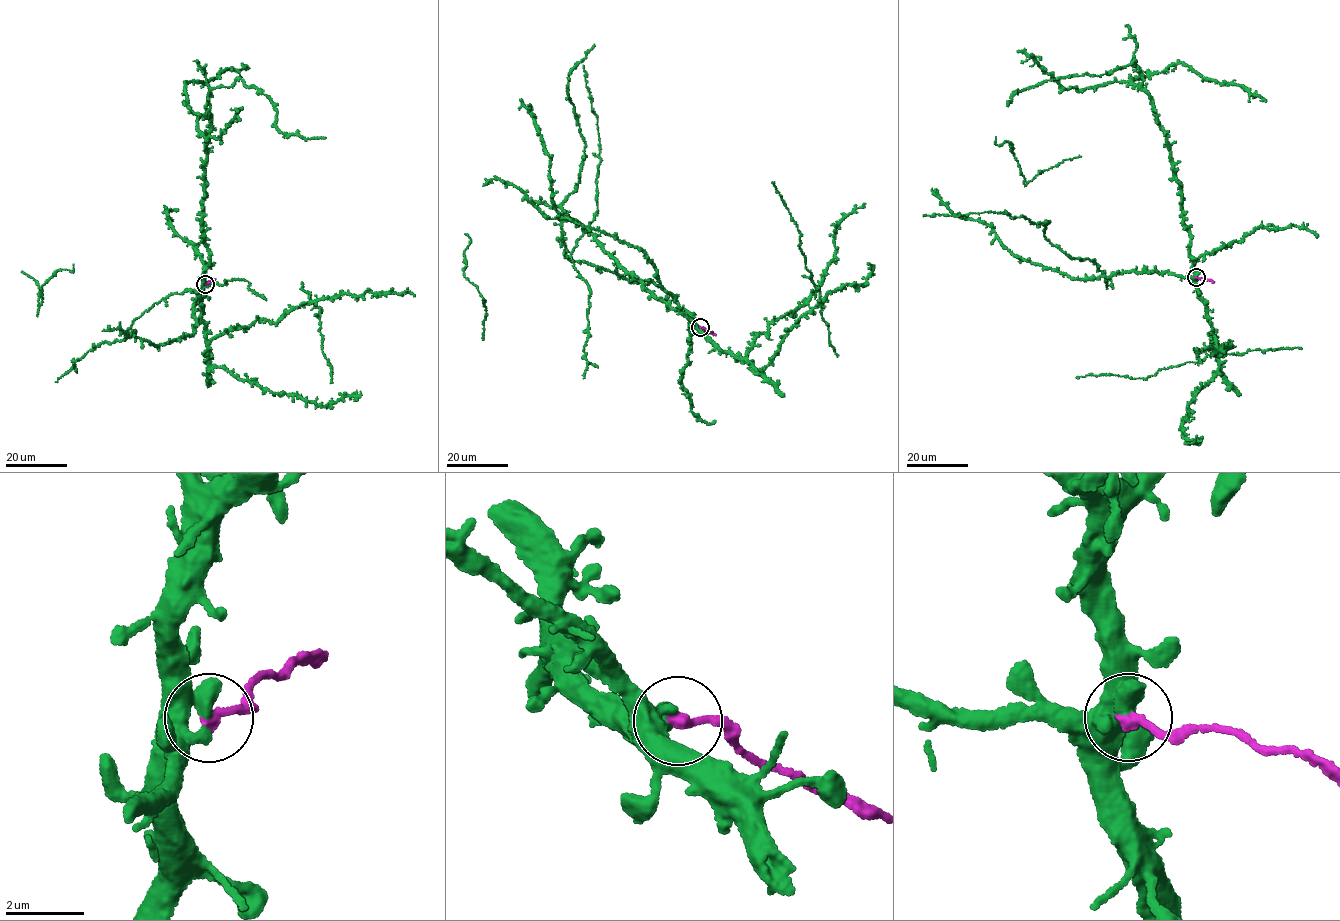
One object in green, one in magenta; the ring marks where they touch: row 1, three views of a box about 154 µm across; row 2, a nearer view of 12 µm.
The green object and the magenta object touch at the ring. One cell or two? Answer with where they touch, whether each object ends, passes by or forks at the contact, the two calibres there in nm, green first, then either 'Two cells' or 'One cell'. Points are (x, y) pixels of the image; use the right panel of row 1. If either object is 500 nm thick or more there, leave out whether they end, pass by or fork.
Place: (1196, 277). Thickness 600 nm (green) against 300 nm. Two cells

